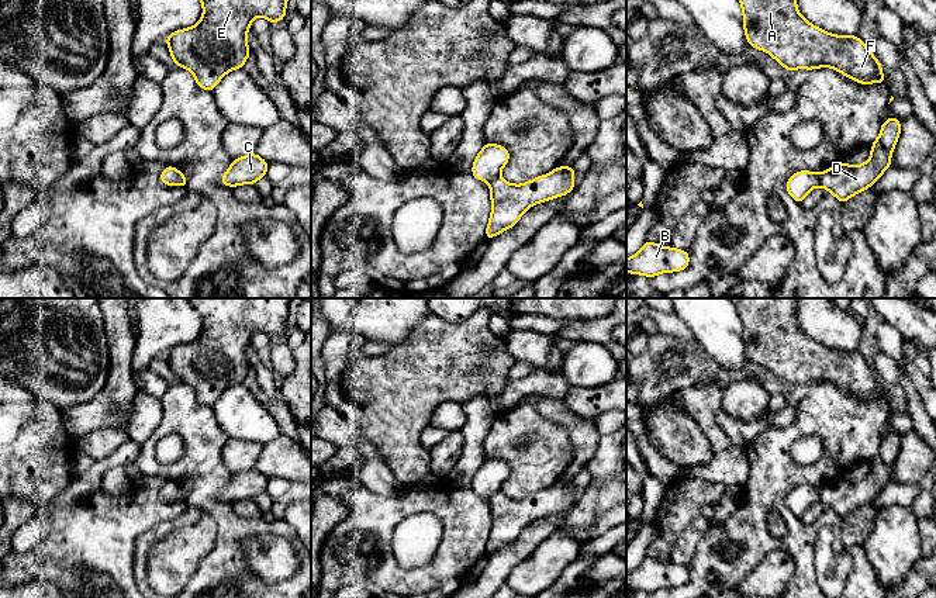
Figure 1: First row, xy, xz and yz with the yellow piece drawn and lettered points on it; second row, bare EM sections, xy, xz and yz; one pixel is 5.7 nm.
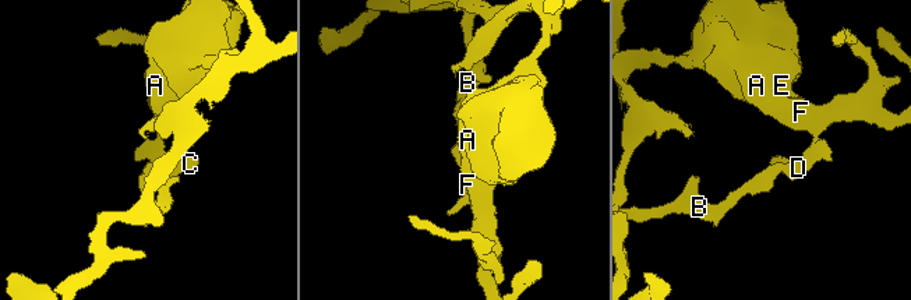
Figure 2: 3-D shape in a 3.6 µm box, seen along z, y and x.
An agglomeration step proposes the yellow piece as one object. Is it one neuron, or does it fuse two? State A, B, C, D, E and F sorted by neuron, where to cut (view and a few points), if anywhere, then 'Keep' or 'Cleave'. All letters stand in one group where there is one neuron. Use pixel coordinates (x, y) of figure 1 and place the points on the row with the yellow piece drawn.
Groups: A C D E F / B. Split along yz (819, 175), (821, 185). Cleave

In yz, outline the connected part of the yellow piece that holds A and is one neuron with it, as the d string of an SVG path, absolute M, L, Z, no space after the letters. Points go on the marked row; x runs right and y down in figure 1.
M739 0L743 13L743 28L752 48L771 55L787 72L795 69L833 68L836 72L867 86L884 83L883 65L856 35L829 34L808 20L798 8L797 0Z

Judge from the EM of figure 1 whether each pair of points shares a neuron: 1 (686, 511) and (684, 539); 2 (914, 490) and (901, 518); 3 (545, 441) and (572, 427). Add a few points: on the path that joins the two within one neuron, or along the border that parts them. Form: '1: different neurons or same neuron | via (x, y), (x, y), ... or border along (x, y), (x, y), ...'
1: different neurons | border along (700, 514), (679, 536), (669, 560)
2: different neurons | border along (911, 505), (886, 505), (880, 510)
3: different neurons | border along (538, 411), (565, 429), (573, 452), (570, 463)

